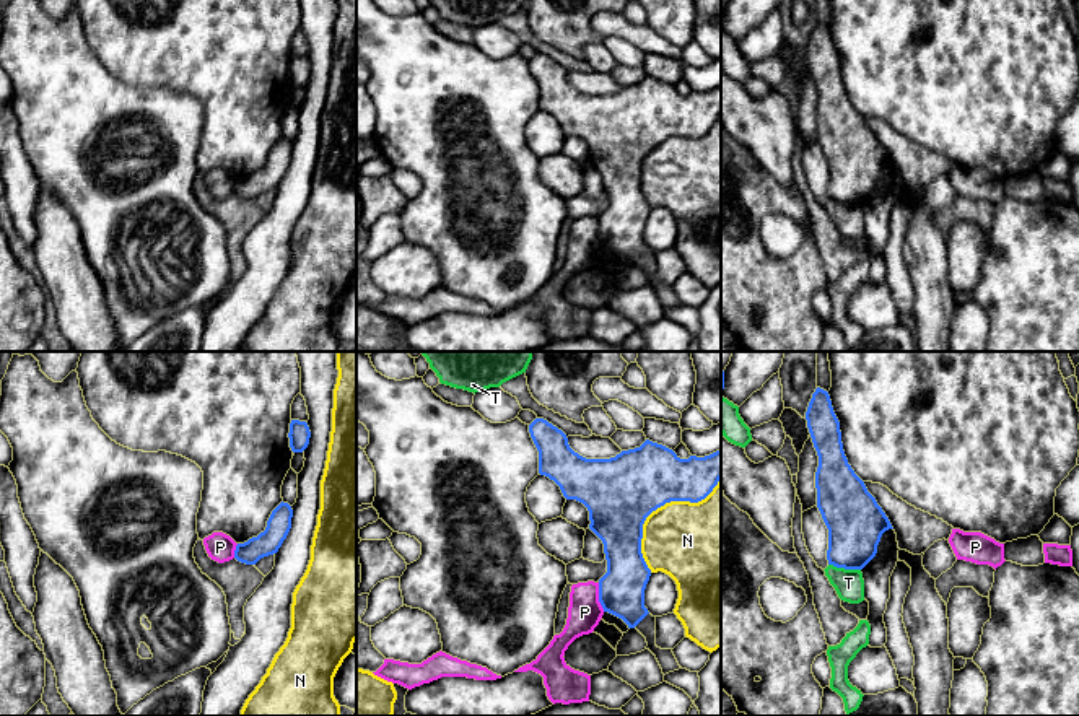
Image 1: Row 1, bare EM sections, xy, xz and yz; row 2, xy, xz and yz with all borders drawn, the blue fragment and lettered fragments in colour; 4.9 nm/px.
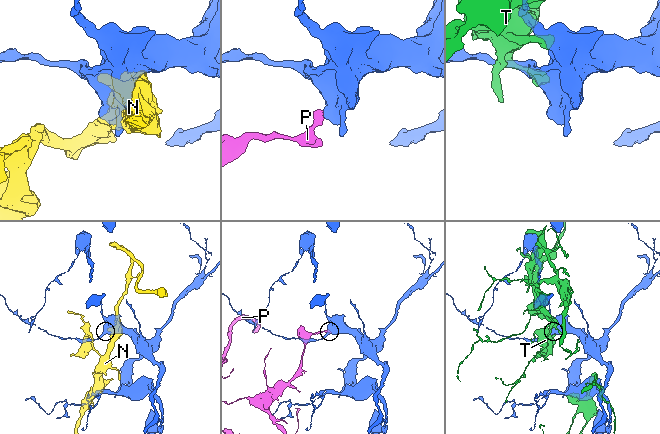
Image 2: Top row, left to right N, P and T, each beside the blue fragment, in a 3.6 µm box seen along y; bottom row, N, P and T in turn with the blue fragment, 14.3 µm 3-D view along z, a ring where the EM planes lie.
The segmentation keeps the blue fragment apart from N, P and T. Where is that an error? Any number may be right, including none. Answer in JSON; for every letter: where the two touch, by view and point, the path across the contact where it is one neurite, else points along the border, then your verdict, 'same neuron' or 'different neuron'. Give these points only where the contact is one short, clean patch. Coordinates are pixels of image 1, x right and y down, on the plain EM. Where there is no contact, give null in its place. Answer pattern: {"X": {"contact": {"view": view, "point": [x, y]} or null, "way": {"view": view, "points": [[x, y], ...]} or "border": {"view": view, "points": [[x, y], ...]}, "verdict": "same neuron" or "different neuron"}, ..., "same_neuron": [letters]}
{"N": {"contact": {"view": "xz", "point": [658, 142]}, "verdict": "different neuron"}, "P": {"contact": {"view": "xz", "point": [599, 233]}, "border": {"view": "xz", "points": [[598, 218], [598, 236], [604, 246]]}, "verdict": "different neuron"}, "T": {"contact": {"view": "yz", "point": [845, 204]}, "verdict": "different neuron"}, "same_neuron": []}

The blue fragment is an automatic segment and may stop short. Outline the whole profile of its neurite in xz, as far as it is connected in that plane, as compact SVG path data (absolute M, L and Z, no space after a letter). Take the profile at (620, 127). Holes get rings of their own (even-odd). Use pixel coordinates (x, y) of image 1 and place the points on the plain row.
M535 54L529 68L539 86L539 109L553 116L566 135L576 135L588 143L589 164L604 179L607 208L599 215L604 247L635 264L649 249L644 242L644 225L651 205L641 189L643 159L666 138L705 135L721 116L721 85L705 93L680 94L672 85L646 75L640 83L610 94L586 94L570 83L561 65L544 54Z

